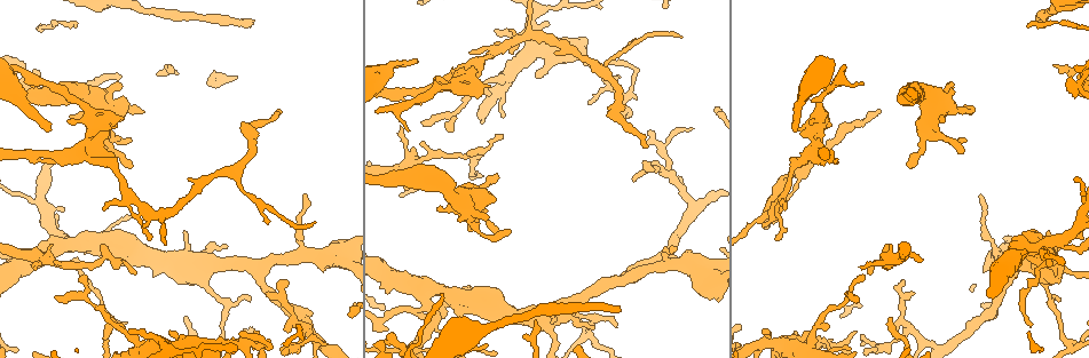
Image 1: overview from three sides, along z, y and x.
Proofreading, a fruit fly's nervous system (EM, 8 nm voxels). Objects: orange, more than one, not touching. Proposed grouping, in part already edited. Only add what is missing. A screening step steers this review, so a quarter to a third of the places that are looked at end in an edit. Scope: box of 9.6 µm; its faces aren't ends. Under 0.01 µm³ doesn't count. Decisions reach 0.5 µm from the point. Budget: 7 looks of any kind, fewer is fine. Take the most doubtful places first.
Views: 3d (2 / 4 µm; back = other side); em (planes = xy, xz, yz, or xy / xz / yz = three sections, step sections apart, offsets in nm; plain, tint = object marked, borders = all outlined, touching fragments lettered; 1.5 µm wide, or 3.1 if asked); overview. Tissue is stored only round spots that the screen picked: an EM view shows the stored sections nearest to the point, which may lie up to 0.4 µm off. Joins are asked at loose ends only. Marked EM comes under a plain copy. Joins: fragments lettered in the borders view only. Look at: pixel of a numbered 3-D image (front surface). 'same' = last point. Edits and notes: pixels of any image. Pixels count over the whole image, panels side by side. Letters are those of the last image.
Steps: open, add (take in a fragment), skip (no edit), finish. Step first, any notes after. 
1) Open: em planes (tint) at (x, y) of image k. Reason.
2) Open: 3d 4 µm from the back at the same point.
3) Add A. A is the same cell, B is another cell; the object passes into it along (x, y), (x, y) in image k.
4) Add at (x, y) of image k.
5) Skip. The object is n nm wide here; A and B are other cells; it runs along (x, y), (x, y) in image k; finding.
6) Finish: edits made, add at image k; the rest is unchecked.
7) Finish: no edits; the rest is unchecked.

Open: 3d 4 µm at (252, 23) of image 1. An open end.

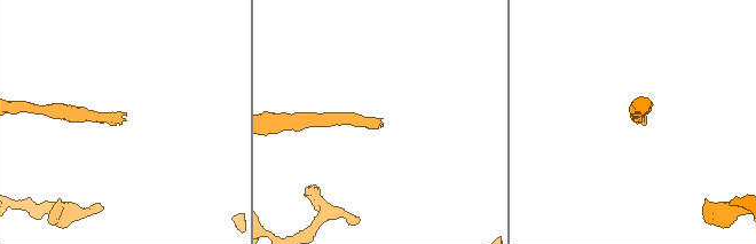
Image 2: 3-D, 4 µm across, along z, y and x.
Open: em planes (borders) at (123, 113) of image 2. Need the tissue.

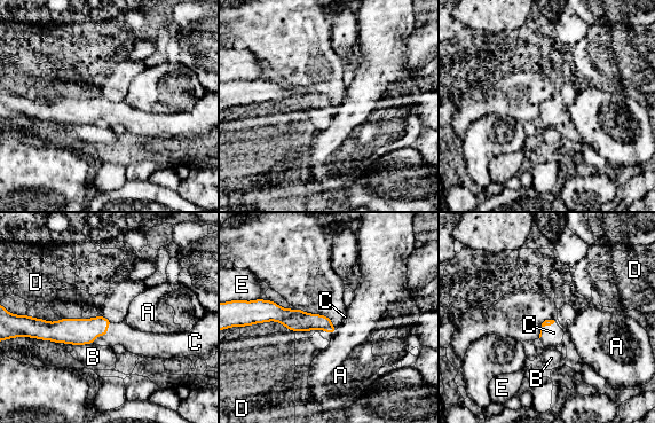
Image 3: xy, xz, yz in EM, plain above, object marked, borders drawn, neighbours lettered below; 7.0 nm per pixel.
Add C. C is the same cell, A, B, D and E are other cells; the object passes into it along (78, 331), (104, 335), (135, 342) in image 3; the neuron continues.

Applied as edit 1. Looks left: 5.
Open: overview. Redraw.

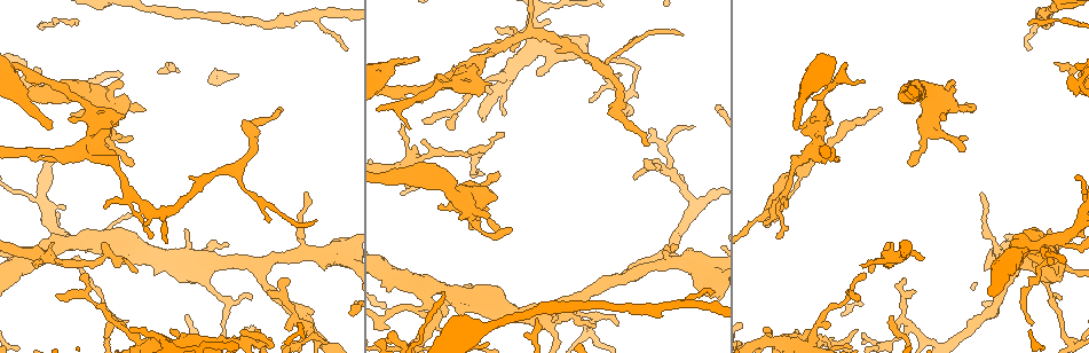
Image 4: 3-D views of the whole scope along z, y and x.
Open: em xy step 4 (tint) at (135, 273) of image 4. Free end.

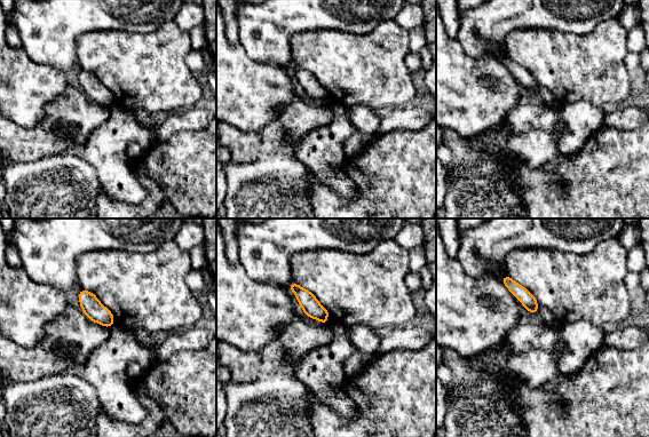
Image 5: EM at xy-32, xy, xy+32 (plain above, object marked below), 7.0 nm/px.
Open: em planes (borders) at the same point. Another direction.

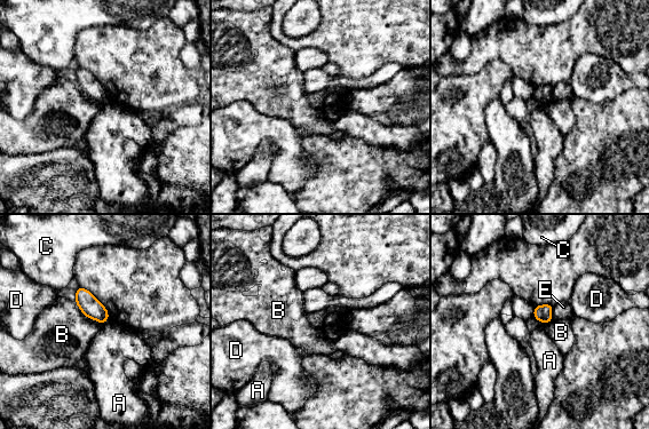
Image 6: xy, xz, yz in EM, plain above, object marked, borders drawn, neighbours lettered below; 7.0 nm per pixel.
Skip. The object is 120 nm wide here; A, B, C, D and E are other cells; a border runs along (108, 318), (103, 324) in image 6; none of them fits.

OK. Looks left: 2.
Open: 3d 4 µm from the back at (794, 126) of image 4. End of a long branch.

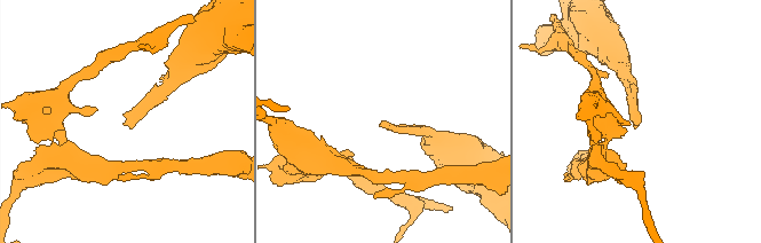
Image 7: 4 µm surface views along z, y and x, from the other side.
Open: em planes (borders) at (633, 125) of image 7. Now the EM.

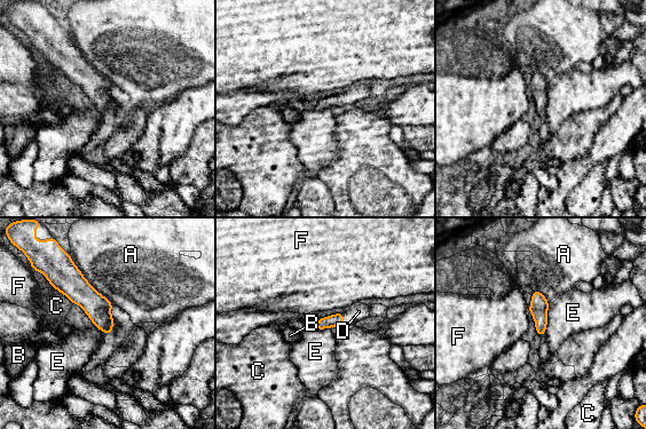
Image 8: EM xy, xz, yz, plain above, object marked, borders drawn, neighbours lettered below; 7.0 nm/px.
Add D. The object is 90 nm wide here; D is the same cell, A, B, C, E and F are other cells; the object passes into it along (337, 319), (343, 318), (359, 311) in image 8; the neuron continues.

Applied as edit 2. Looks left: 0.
Finish: edits made, add at image 3, add at image 8; the rest is unchecked.

